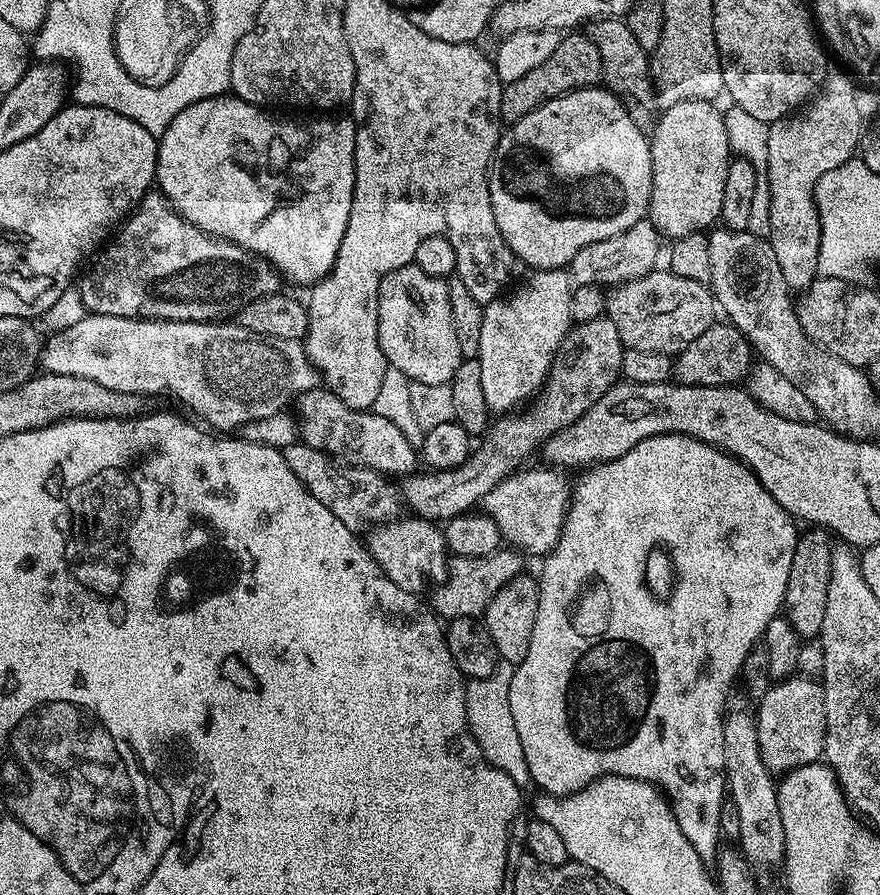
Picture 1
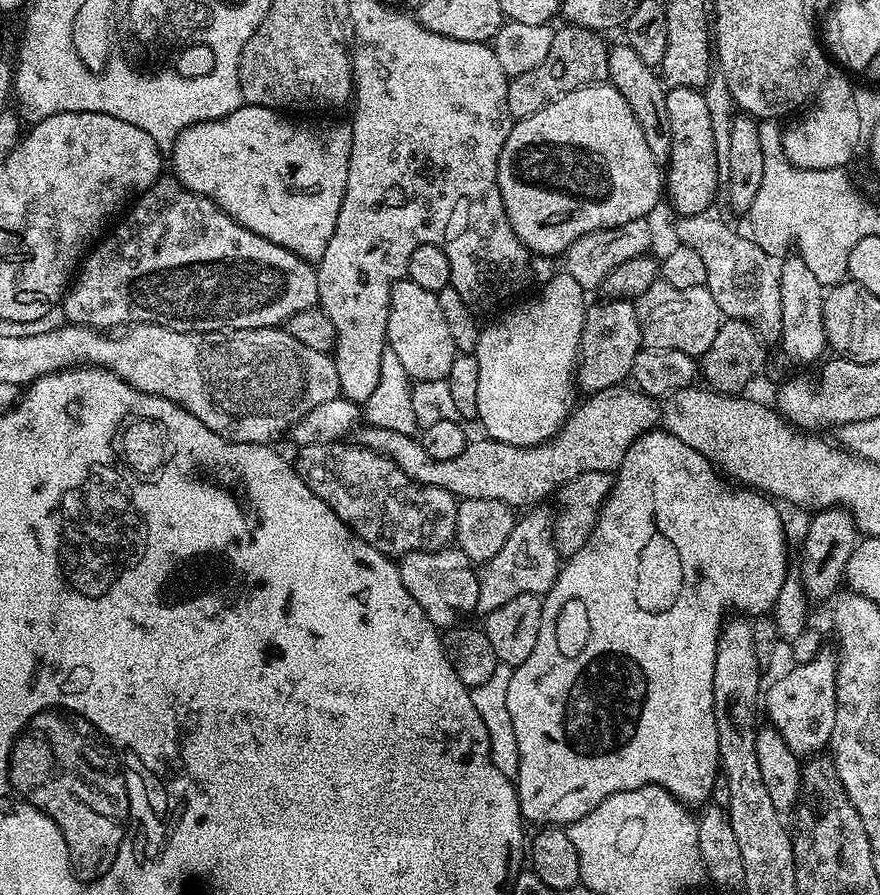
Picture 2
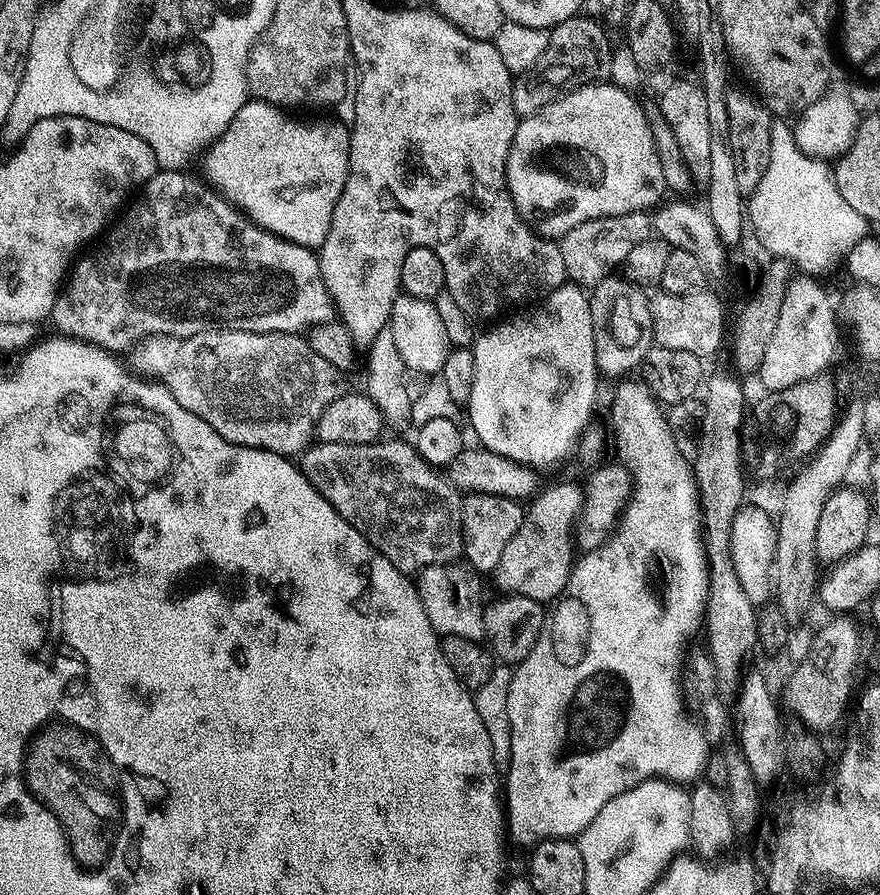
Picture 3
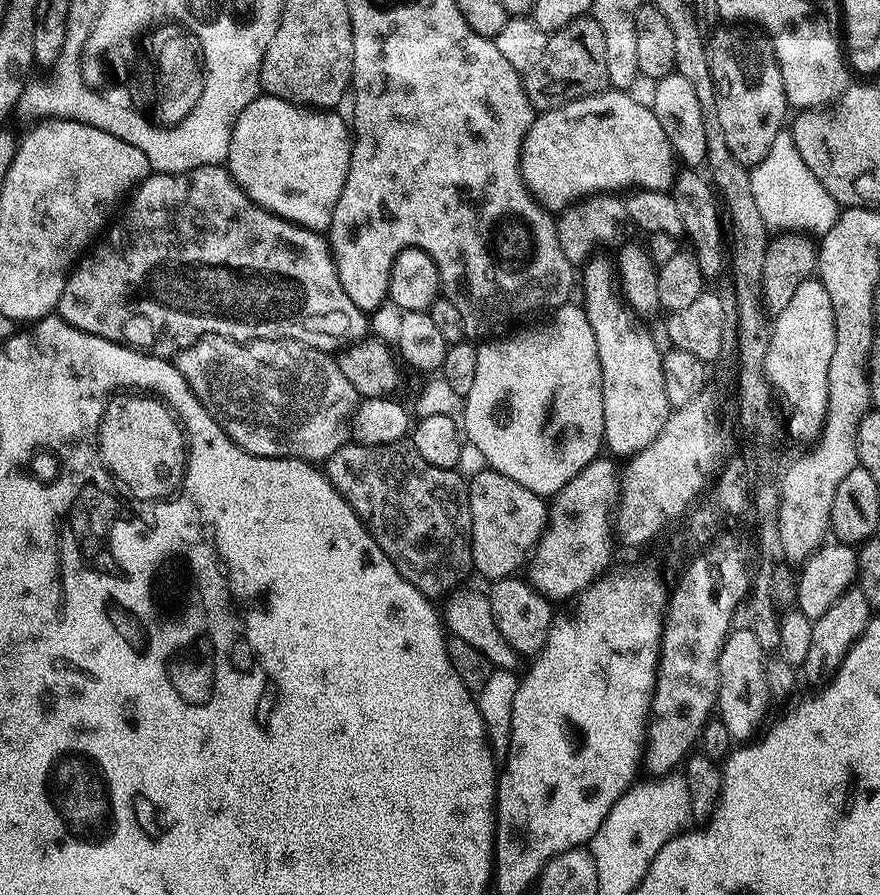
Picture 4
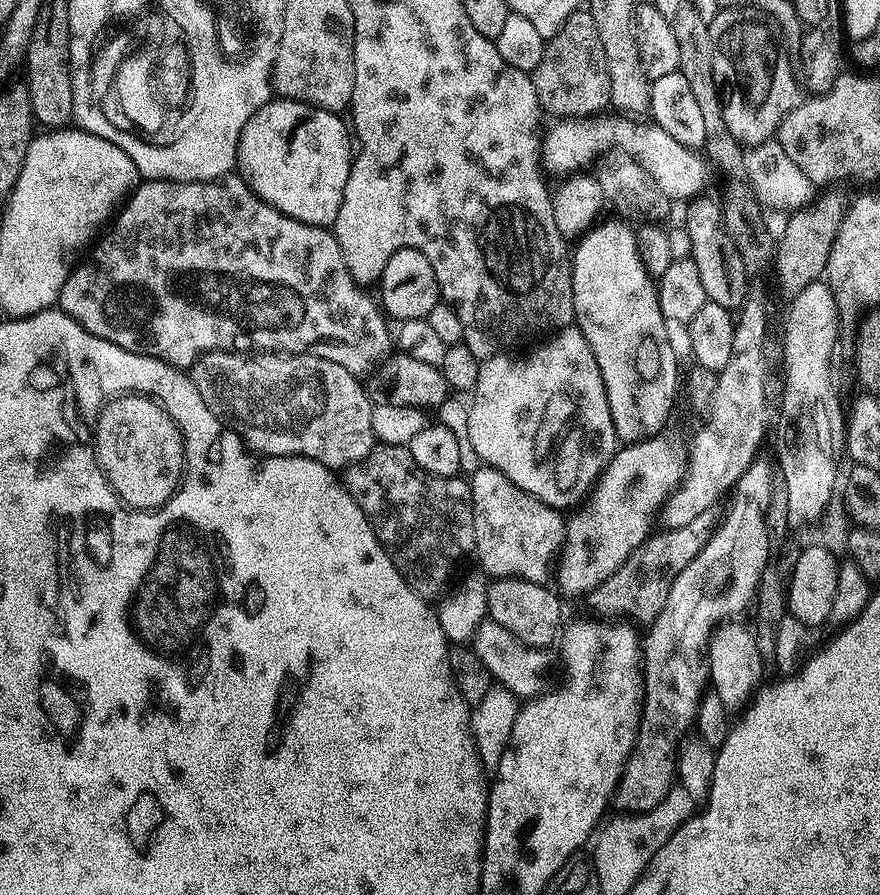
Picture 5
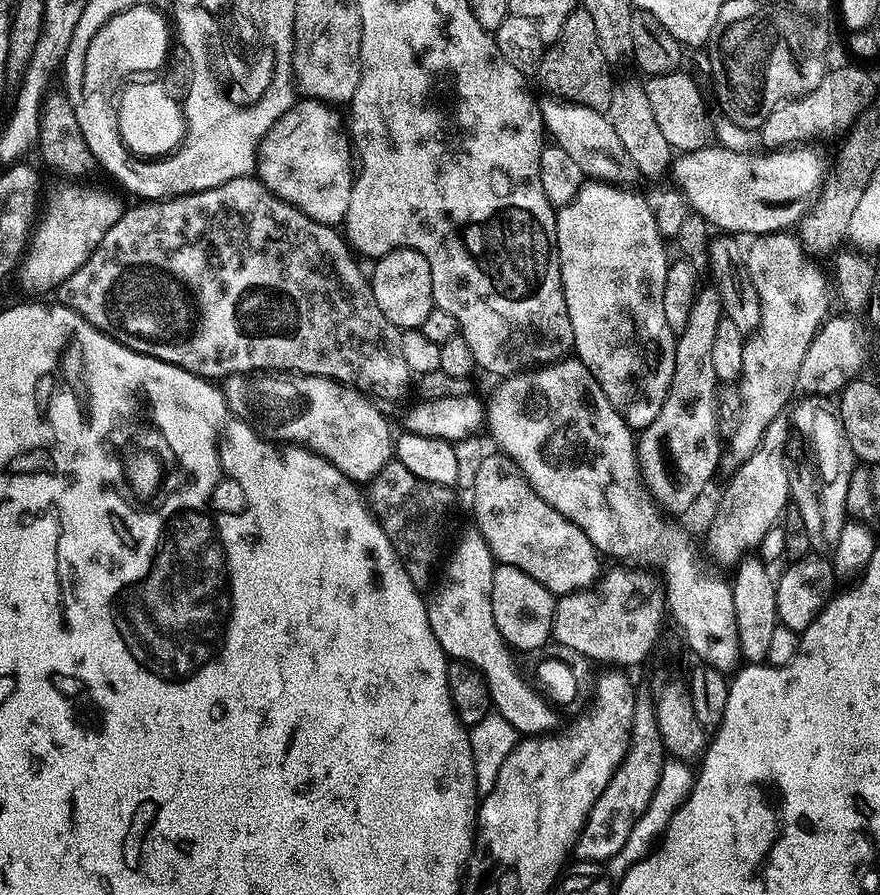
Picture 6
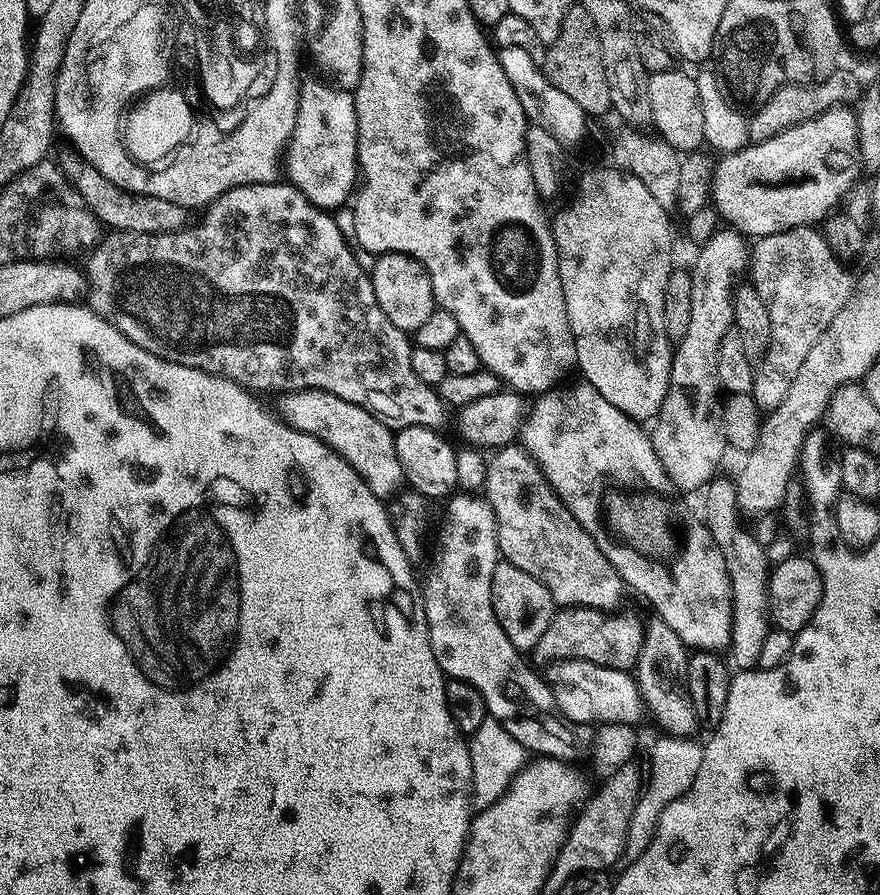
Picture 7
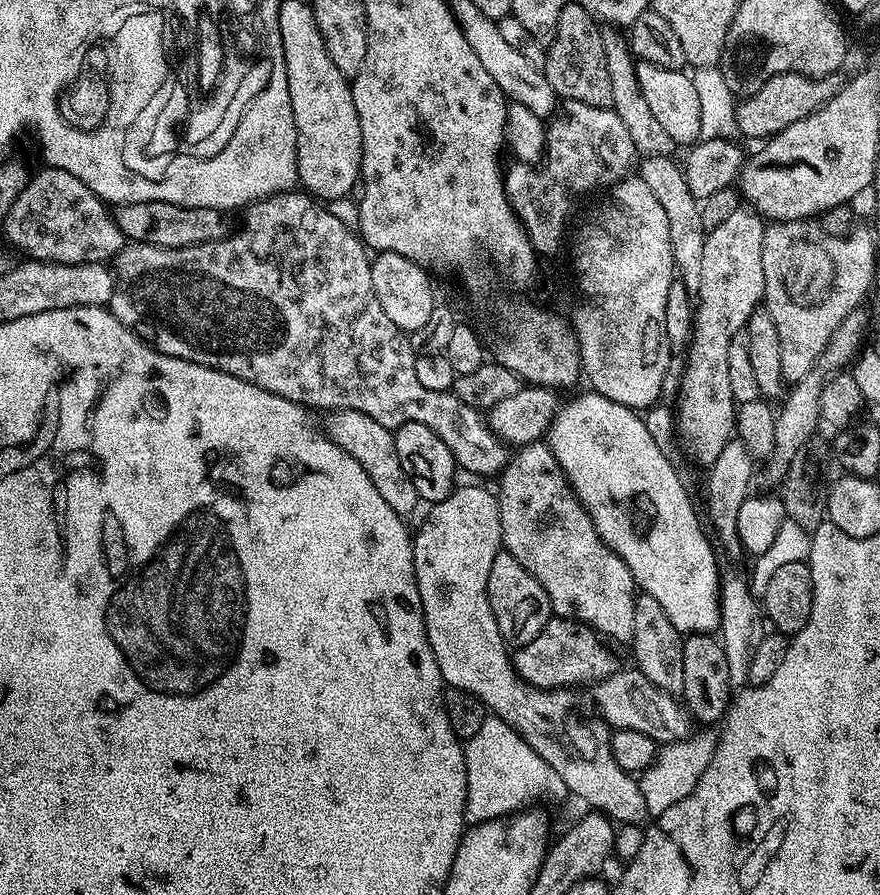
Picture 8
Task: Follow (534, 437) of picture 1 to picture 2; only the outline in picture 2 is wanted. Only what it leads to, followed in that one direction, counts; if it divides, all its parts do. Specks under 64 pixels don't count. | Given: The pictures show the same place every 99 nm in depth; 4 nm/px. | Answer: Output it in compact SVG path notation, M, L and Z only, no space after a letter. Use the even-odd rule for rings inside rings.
M603 299L585 309L577 385L585 393L600 392L621 385L630 375L634 358L643 345L635 303L629 299Z

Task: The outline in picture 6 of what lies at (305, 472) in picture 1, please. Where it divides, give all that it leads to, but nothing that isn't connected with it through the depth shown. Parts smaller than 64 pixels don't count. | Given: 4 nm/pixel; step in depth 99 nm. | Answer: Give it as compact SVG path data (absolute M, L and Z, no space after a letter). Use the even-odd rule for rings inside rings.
M395 458L382 466L382 470L378 470L367 488L366 503L382 526L386 538L390 538L394 550L404 564L406 574L410 574L410 582L414 582L418 589L427 589L427 584L431 582L435 572L437 575L438 565L445 555L444 539L448 536L448 523L451 522L452 511L456 508L457 493L449 485L426 482L410 474L410 470L406 470L406 466L402 466L402 462Z

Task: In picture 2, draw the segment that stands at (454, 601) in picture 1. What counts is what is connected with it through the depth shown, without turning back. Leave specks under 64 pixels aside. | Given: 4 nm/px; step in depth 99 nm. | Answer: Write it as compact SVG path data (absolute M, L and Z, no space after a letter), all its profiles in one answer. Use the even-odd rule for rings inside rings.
M536 506L524 515L517 519L514 530L510 530L506 546L502 546L502 550L498 550L494 558L479 565L477 613L487 614L498 610L498 606L506 606L506 602L510 602L510 598L518 598L518 594L543 597L558 578L562 557L556 551L556 542L552 538L553 513L548 513L544 506Z

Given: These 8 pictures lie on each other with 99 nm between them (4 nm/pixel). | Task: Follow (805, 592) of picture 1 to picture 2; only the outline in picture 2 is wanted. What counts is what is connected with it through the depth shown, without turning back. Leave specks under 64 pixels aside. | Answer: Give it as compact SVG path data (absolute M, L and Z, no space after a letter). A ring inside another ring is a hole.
M821 508L804 532L804 545L800 548L798 575L809 601L831 601L845 583L844 571L858 543L856 524L844 508ZM841 584L841 588L840 588ZM840 588L840 589L839 589Z

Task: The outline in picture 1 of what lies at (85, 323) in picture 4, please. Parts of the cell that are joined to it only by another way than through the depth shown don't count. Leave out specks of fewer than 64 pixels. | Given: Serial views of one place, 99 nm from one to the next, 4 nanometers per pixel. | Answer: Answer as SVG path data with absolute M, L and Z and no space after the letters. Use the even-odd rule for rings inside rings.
M149 190L140 199L131 215L119 225L118 231L103 245L102 251L91 264L92 269L79 277L78 285L80 284L81 302L94 316L110 314L203 324L224 322L235 317L250 302L263 296L277 295L281 291L280 284L282 285L282 277L271 262L255 256L253 252L247 252L234 242L223 240L221 236L211 236L194 226L179 216L171 202L158 190Z

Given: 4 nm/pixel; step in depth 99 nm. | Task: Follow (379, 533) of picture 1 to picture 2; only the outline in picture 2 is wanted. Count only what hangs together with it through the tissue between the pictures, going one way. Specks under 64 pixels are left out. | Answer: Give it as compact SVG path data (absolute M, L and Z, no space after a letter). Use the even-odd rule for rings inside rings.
M455 546L439 548L436 552L407 552L399 557L400 577L410 590L414 602L426 610L426 618L438 630L457 627L461 623L460 612L473 613L478 602L478 572L472 560Z

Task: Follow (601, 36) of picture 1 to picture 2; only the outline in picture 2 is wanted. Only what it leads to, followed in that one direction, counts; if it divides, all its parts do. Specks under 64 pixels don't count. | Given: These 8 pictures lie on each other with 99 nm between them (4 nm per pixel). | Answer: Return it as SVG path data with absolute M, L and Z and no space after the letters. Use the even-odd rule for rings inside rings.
M627 42L613 43L608 50L608 80L612 87L626 98L626 106L634 110L634 118L638 118L638 126L642 126L642 135L646 137L646 146L650 154L661 165L667 165L672 145L672 131L670 130L670 114L666 114L666 85L658 75L653 65L642 62Z

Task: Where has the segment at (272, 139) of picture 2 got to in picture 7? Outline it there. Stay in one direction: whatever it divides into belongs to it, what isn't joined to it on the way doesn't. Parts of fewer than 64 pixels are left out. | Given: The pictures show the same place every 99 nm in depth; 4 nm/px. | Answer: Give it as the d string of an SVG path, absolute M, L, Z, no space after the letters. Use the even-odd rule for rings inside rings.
M305 79L300 85L298 114L282 156L282 168L288 171L287 183L293 184L314 207L336 210L332 208L347 200L349 203L358 184L356 101L351 91L320 80Z

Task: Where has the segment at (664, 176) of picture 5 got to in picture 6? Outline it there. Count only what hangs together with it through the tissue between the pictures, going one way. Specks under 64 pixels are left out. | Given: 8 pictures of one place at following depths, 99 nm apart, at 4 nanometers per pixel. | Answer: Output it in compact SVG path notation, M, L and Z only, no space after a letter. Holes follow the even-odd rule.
M709 146L677 155L670 165L670 176L676 179L675 187L683 192L689 209L703 220L707 220L713 229L724 234L749 232L749 237L755 238L765 236L767 232L791 229L799 225L800 219L808 213L826 175L825 165L820 165L819 154L811 152L812 150L808 146L792 146L787 150L768 150L763 154L738 154L729 148Z

